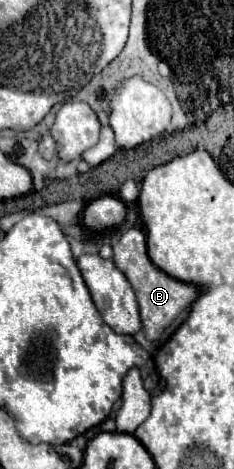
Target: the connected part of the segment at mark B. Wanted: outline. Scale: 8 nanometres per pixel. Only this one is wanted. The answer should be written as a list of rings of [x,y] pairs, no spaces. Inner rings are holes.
[[[131,228],[125,234],[121,234],[113,242],[113,262],[115,266],[127,276],[131,282],[137,302],[139,302],[139,312],[141,312],[141,322],[143,322],[143,332],[147,340],[159,340],[163,330],[177,318],[177,314],[185,308],[189,308],[195,298],[199,296],[197,286],[179,282],[165,272],[161,272],[147,256],[147,246],[145,246],[145,234],[139,228]]]

